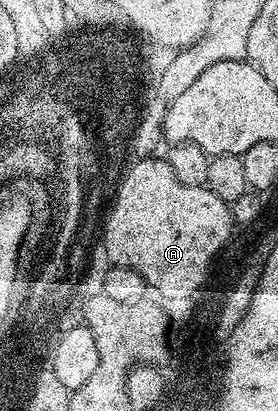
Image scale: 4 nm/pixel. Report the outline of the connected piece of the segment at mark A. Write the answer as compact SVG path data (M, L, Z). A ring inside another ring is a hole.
M157 156L143 157L133 162L135 165L125 170L118 183L117 192L112 198L112 204L108 209L110 218L106 221L106 257L110 260L111 266L123 265L132 271L136 271L145 278L147 286L151 290L155 289L158 293L170 293L177 295L180 291L196 290L199 282L204 280L206 267L208 263L212 263L212 254L219 247L226 247L227 242L231 240L230 229L232 230L232 218L230 215L230 205L225 201L221 201L216 195L212 195L212 191L205 187L188 187L185 183L180 183L180 179L176 179L176 175L172 175L172 167L165 159L159 159Z

